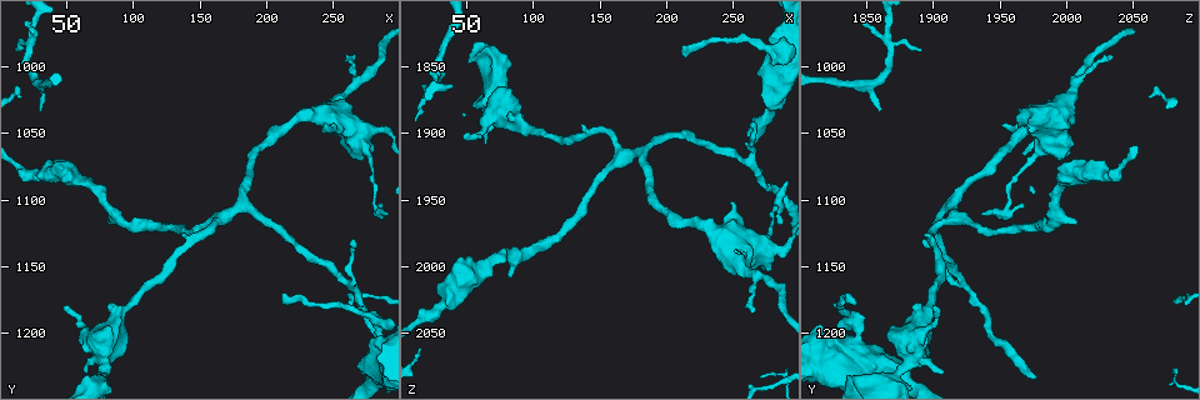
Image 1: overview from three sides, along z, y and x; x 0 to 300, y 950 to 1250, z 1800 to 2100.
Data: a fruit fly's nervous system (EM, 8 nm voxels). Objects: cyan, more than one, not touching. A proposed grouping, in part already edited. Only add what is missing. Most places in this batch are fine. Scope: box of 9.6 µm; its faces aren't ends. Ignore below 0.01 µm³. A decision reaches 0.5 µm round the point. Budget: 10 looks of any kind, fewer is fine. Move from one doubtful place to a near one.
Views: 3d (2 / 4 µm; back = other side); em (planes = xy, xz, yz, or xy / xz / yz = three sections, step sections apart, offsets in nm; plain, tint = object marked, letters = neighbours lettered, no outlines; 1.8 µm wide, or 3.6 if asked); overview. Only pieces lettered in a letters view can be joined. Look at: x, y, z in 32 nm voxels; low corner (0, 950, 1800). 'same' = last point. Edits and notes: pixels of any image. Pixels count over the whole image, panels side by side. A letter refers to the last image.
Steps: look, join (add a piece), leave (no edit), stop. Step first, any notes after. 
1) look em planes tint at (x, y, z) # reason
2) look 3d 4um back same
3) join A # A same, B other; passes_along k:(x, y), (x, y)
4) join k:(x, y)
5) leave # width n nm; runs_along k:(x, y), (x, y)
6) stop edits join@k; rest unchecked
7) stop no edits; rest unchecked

look em 3.6um xz step 8 tint at (216, 1180, 1842) # long arm stops here

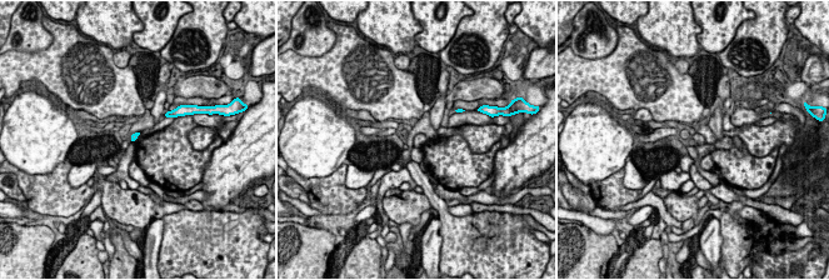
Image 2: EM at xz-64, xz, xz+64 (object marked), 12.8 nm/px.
look em 3.6um xy step 8 letters same

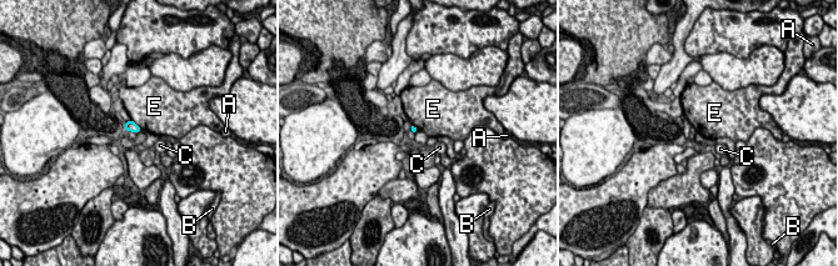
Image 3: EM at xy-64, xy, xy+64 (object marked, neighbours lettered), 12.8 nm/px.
leave # width 70 nm; A other, B other, C other, E other; border 3:(130, 119), (141, 129); none of them fits

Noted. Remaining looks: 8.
look 3d 2um at (240, 1036, 1978) # small branch off a trunk

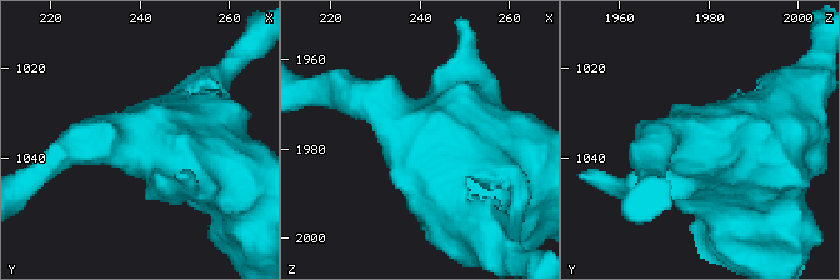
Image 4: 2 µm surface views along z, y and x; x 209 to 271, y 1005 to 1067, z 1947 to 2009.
look em planes tint at (240, 1036, 1976) # arms 4; need the tissue

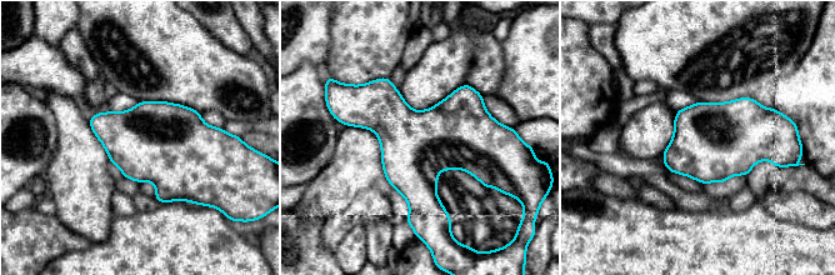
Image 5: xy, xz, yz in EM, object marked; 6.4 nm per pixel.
look em planes letters same # see the neighbours

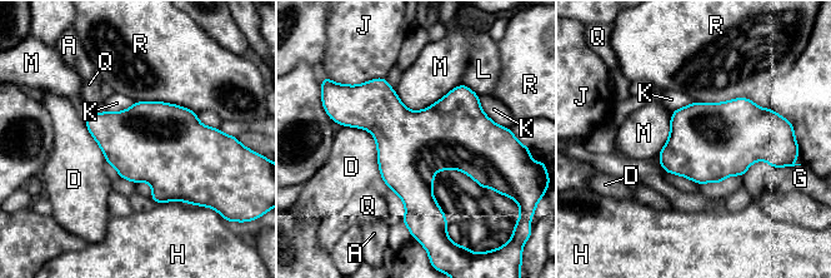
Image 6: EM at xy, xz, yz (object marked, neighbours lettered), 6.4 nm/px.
leave # width 460 nm; A other, D other, G other, H other, J other, K other, L other, M other, Q other, R other; border 6:(461, 83), (417, 110), (394, 90); none of them fits

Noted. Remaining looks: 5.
look 3d 2um at (284, 1108, 1954) # sharp bend

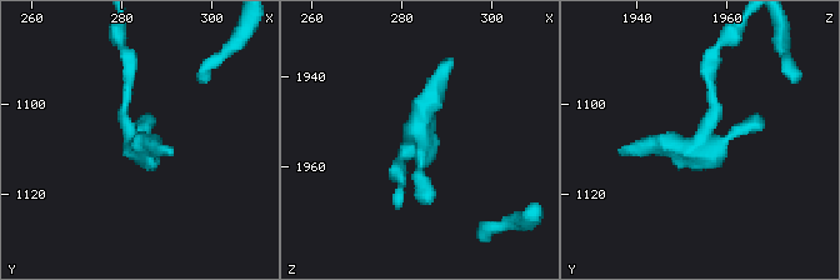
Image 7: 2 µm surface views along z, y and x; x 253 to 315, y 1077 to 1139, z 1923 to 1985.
look em planes letters at (283, 1109, 1953)

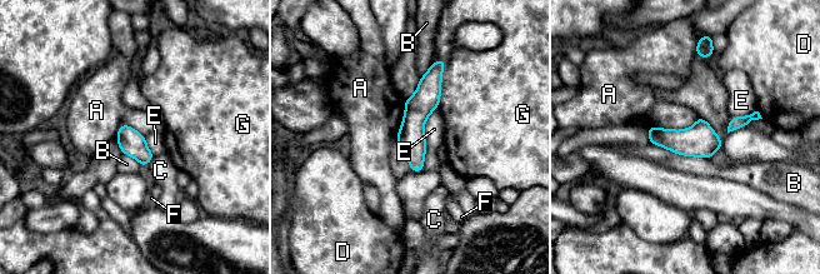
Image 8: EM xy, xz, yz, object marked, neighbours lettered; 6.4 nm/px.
leave # A other, B other, C other, D other, E other, F other, G other; border 8:(698, 115), (683, 129), (648, 125); none of them fits

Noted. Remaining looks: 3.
look 3d 2um at (66, 1230, 1906) # branch stops here

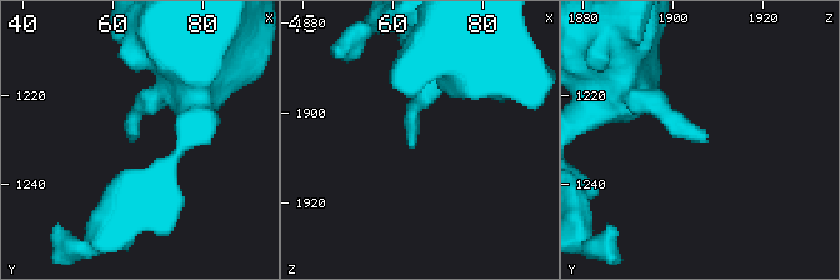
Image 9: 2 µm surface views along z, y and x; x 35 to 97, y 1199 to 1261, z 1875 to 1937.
look em planes letters at (66, 1229, 1907)

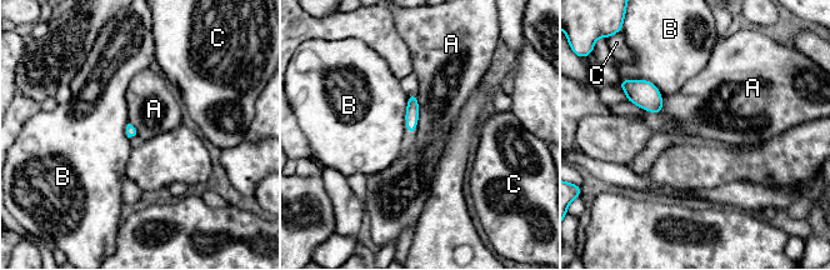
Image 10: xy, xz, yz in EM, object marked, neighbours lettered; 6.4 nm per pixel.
leave # A other, B other, C other; none of them fits

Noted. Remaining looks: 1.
stop no edits; rest unchecked

